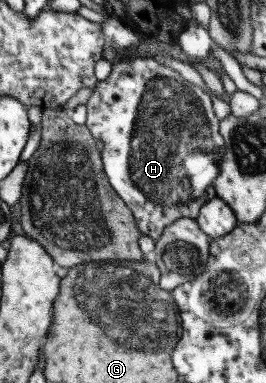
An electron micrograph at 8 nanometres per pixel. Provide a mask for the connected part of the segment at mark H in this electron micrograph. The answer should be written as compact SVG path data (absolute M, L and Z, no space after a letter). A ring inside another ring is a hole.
M135 57L128 60L121 60L111 66L109 76L102 81L97 81L93 87L92 94L85 103L86 105L86 120L84 126L89 130L89 134L97 143L101 143L100 158L102 161L103 174L107 184L114 189L116 195L124 202L124 205L132 214L133 220L136 221L136 226L141 234L151 237L155 242L158 240L160 233L175 220L180 218L188 218L196 220L199 209L211 199L216 197L213 187L213 179L217 179L217 157L223 155L223 139L218 133L218 120L211 109L211 102L209 96L190 82L183 81L178 73L171 70L168 66L157 63L153 58Z

